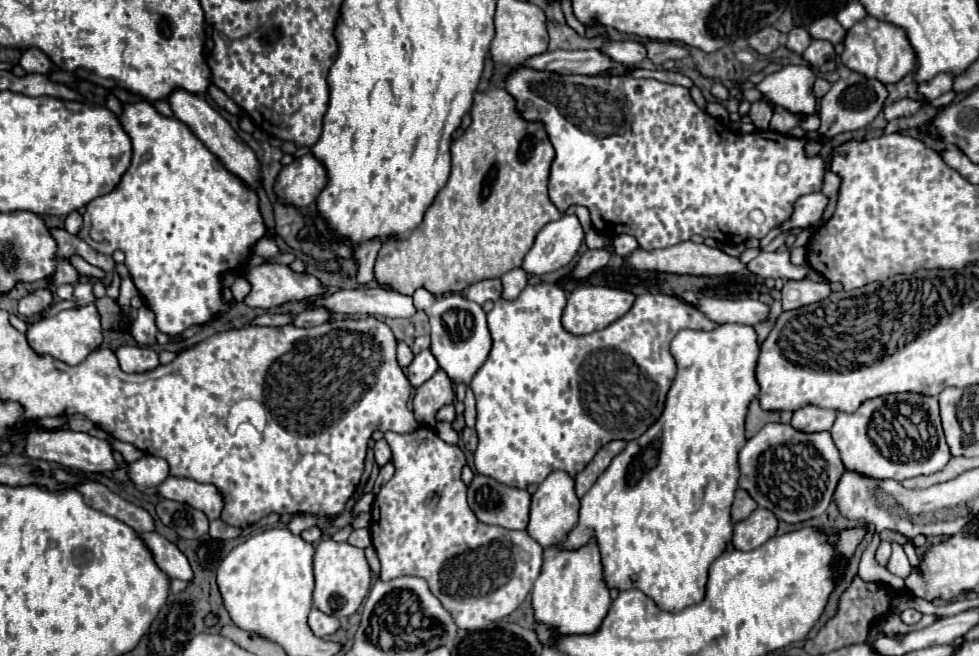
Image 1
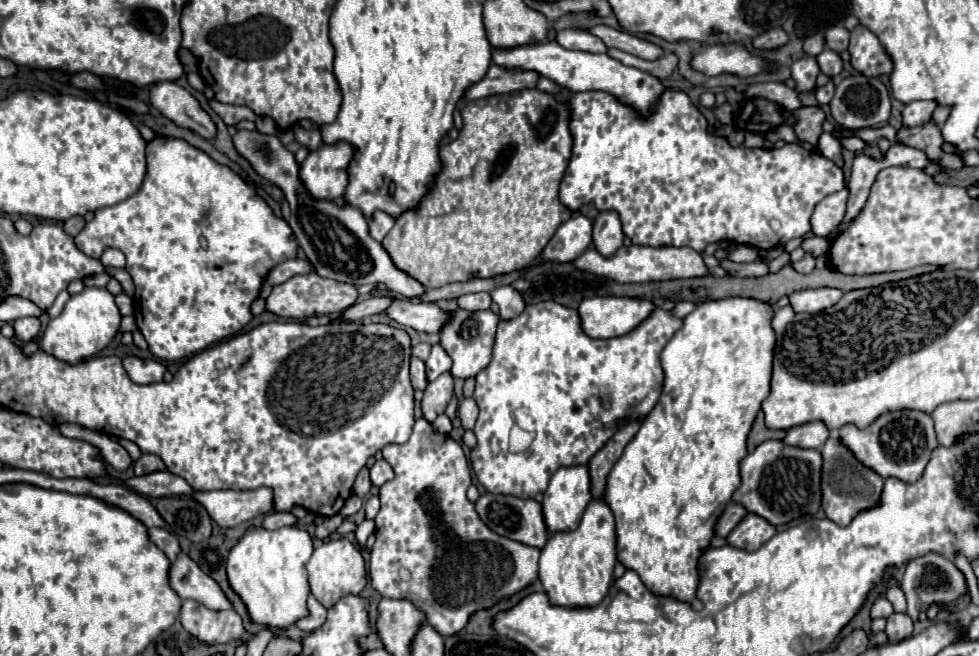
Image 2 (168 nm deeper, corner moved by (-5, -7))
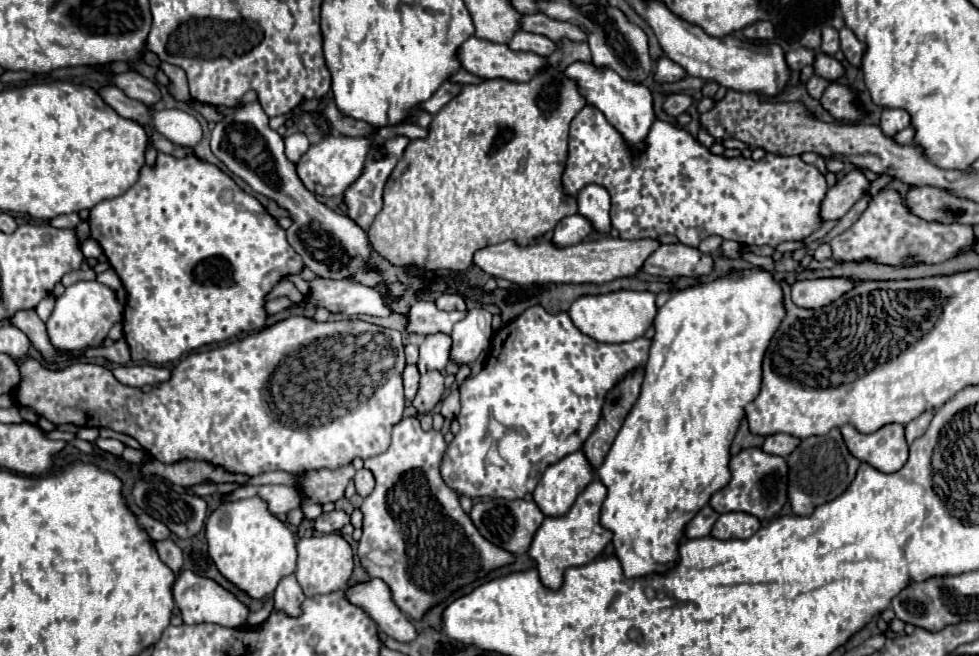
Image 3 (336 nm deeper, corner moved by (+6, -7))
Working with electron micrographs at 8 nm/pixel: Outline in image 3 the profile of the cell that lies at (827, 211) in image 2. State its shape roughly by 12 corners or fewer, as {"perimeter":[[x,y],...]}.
{"perimeter":[[859,169],[827,191],[821,221],[841,219],[869,189]]}

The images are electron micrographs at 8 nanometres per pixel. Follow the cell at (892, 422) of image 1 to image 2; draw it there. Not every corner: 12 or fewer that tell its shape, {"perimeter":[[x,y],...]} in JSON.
{"perimeter":[[892,411],[840,441],[882,477],[914,483],[938,447],[932,417]]}

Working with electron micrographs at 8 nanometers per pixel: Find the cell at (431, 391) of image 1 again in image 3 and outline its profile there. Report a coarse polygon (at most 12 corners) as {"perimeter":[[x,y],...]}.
{"perimeter":[[439,371],[421,375],[413,399],[419,415],[431,413],[443,395]]}

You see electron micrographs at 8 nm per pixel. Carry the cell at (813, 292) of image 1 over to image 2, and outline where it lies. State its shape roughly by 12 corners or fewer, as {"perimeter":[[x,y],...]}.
{"perimeter":[[832,287],[802,289],[790,295],[796,313],[818,313],[840,301]]}

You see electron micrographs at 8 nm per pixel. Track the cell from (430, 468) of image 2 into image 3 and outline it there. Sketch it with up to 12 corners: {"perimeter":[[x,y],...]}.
{"perimeter":[[417,417],[365,459],[357,547],[411,619],[515,555],[441,477]]}

